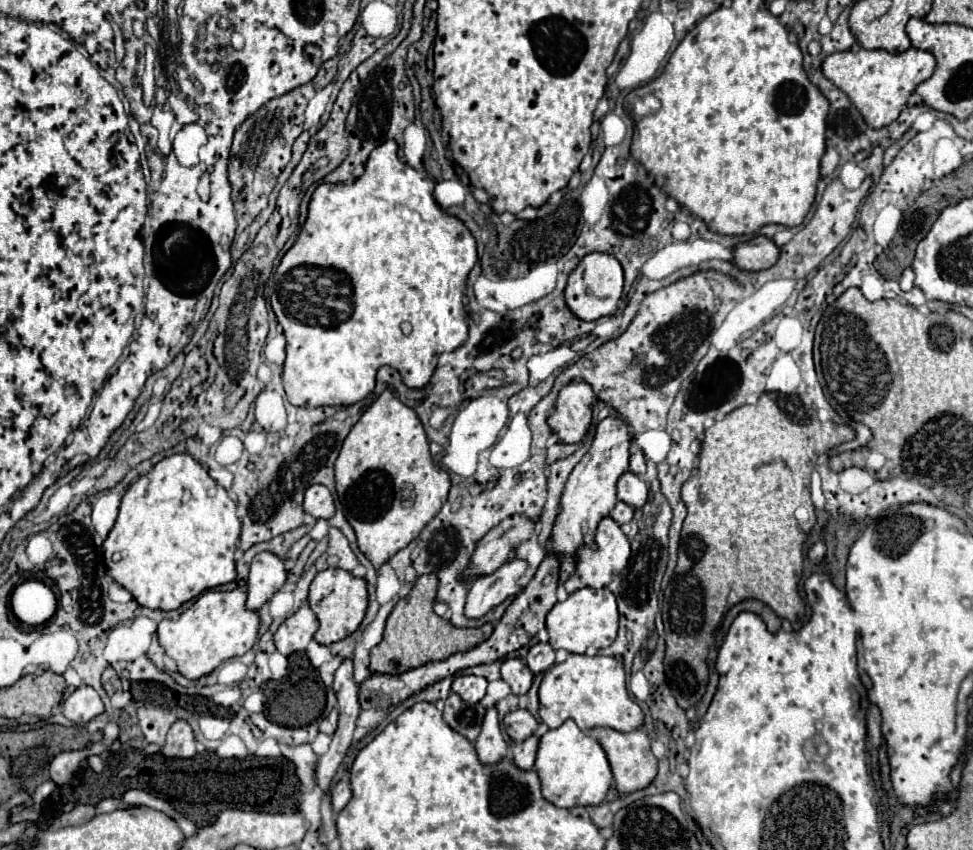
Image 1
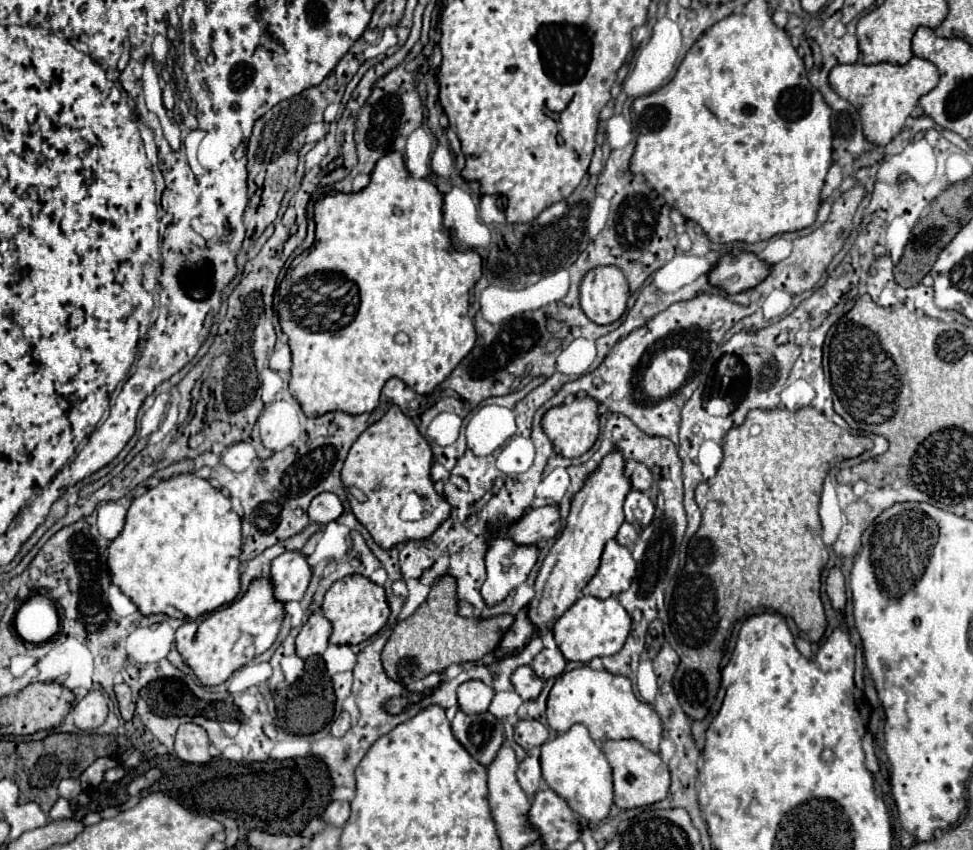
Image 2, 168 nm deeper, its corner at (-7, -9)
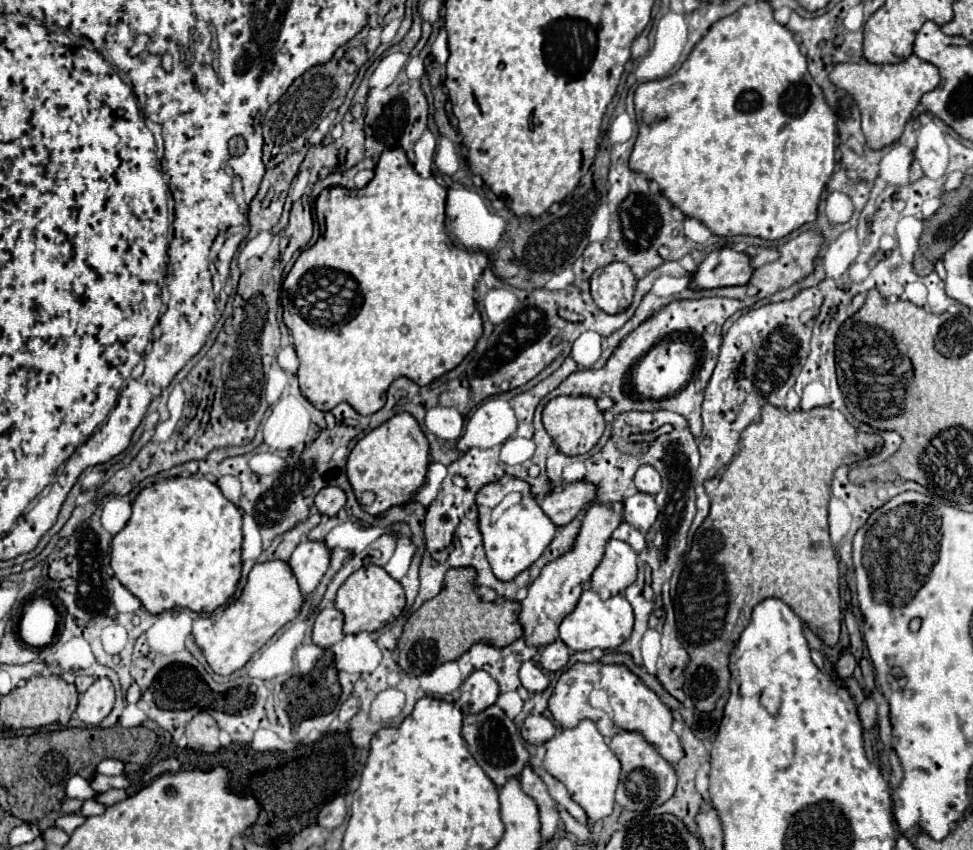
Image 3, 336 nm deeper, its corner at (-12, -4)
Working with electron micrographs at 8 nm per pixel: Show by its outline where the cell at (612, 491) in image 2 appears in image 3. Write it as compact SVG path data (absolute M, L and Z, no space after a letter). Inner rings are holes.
M590 504L584 518L580 532L572 544L572 550L558 556L556 560L548 562L540 576L528 586L528 596L522 600L522 612L520 612L520 624L524 626L526 642L530 646L546 646L558 638L558 626L560 622L576 608L578 598L582 594L582 584L590 580L592 572L600 564L604 556L604 548L612 536L612 532L624 522L622 516L622 506L612 506L612 504Z

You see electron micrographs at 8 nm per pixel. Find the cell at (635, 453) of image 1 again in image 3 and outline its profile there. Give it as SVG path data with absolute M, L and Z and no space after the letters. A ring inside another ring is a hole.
M644 464L644 466L638 468L638 472L634 476L634 484L640 492L658 494L660 492L660 474L652 466Z

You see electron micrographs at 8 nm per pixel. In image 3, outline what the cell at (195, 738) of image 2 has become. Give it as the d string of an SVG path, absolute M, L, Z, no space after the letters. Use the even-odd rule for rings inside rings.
M198 712L186 726L186 738L188 748L198 752L216 752L220 748L218 742L218 724L208 712Z

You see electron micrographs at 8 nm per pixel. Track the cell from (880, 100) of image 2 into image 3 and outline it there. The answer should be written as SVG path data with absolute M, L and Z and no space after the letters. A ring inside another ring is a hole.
M912 54L898 64L872 64L866 60L856 64L836 64L830 80L856 100L862 114L866 144L872 150L880 150L900 138L904 124L912 118L912 110L918 106L920 98L940 84L940 72L934 64Z

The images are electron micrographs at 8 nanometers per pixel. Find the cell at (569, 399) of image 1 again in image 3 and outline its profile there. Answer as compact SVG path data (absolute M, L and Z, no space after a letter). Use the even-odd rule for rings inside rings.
M558 396L552 398L544 412L542 412L542 422L546 432L552 436L554 444L558 446L558 450L566 456L578 456L578 454L586 454L590 452L590 448L600 440L602 432L604 432L604 416L596 406L596 400L590 396Z

